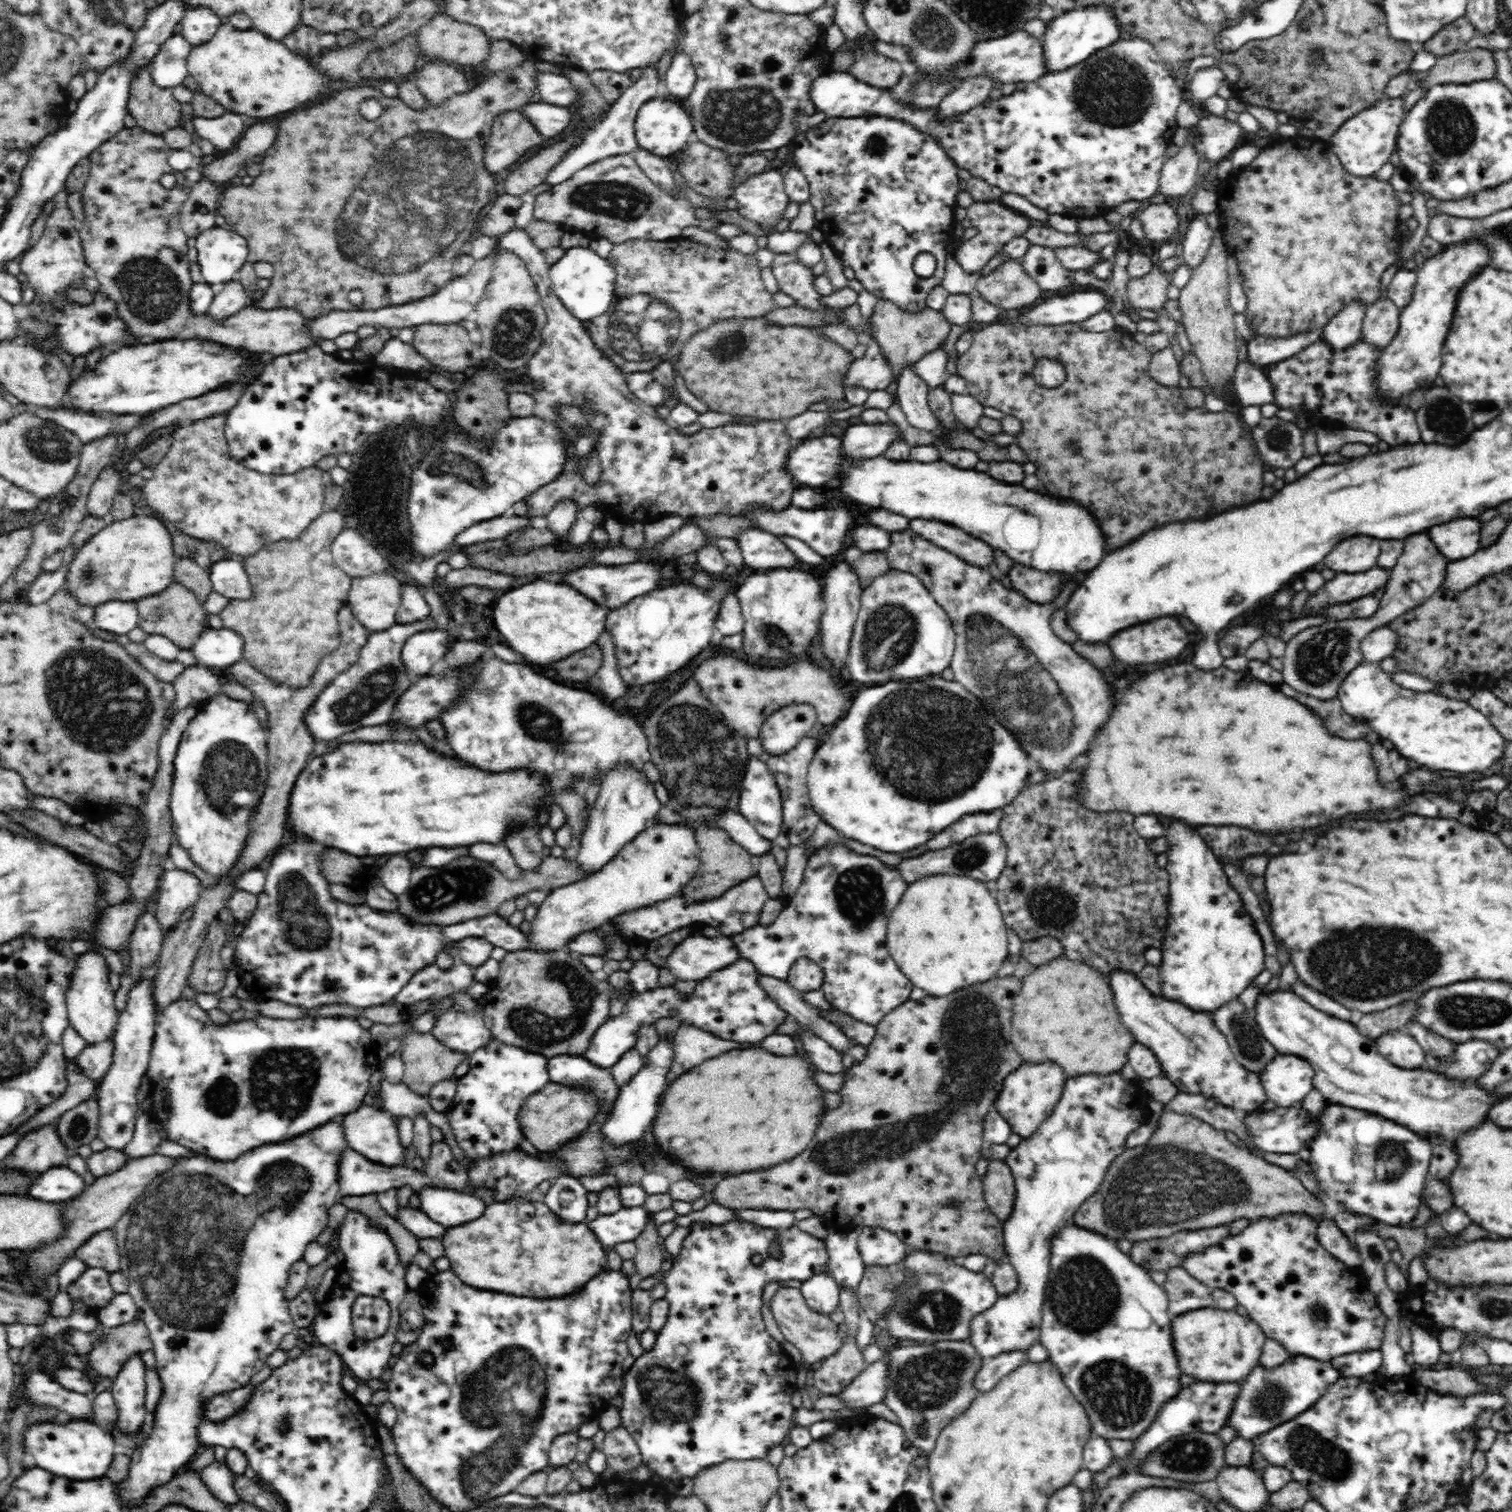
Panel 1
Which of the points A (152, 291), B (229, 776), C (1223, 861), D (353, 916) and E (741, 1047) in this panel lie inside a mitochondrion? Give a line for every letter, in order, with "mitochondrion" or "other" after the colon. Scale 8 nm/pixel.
A: mitochondrion
B: mitochondrion
C: other
D: other
E: other

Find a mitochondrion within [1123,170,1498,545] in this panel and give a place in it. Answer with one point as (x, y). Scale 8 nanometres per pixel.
(1444, 419)

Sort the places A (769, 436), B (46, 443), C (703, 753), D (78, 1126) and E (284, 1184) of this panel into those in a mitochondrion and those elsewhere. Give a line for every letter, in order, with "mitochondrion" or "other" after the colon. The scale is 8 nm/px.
A: other
B: mitochondrion
C: mitochondrion
D: mitochondrion
E: mitochondrion

